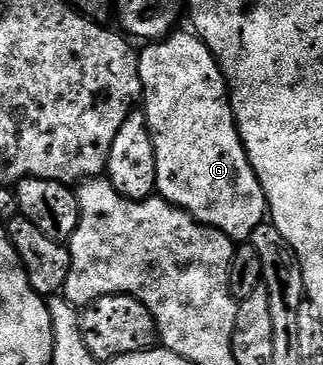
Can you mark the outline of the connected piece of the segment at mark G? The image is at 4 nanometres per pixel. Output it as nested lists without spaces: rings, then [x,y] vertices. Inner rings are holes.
[[[176,31],[170,37],[163,41],[153,41],[144,44],[138,50],[139,55],[139,74],[141,75],[141,87],[143,88],[143,96],[141,98],[141,112],[145,115],[147,126],[149,127],[149,135],[153,139],[153,155],[157,163],[157,179],[155,180],[155,191],[158,196],[165,198],[171,205],[183,209],[195,221],[200,221],[203,225],[221,231],[225,235],[229,235],[232,241],[236,243],[250,242],[253,231],[258,225],[265,221],[269,210],[267,200],[265,199],[265,191],[261,187],[261,183],[257,179],[257,175],[253,171],[253,167],[247,158],[245,147],[241,143],[241,135],[239,134],[239,124],[235,122],[235,116],[231,110],[231,94],[227,87],[227,78],[223,75],[223,69],[217,63],[217,59],[209,51],[209,47],[203,41],[202,37],[194,31]]]

